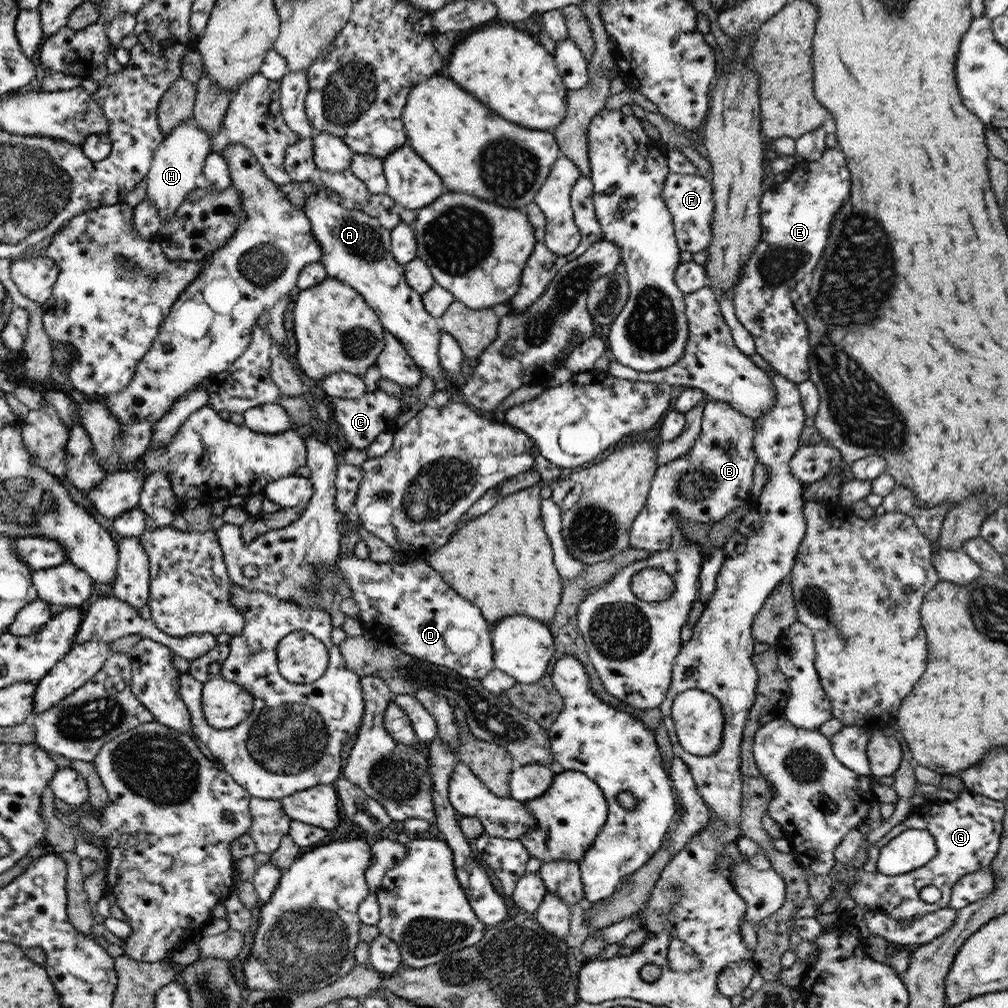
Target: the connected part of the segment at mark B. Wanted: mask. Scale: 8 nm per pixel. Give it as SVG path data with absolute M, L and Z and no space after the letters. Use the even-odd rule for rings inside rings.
M708 401L703 410L700 436L694 441L690 450L667 462L657 469L652 478L648 501L638 513L629 530L630 547L656 552L658 550L680 550L689 545L684 536L680 522L702 522L713 525L730 514L736 506L748 499L754 484L754 466L758 462L754 448L754 421L734 410L729 404Z

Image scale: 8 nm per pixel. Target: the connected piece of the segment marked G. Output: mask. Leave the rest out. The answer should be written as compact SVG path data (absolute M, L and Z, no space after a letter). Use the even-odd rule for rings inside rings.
M963 790L954 801L943 803L926 801L913 807L904 821L894 826L878 842L870 845L868 861L861 869L858 869L854 882L850 883L850 890L847 890L849 901L854 906L862 905L868 911L877 911L898 921L914 921L928 913L947 908L954 884L962 876L990 866L990 862L994 861L998 855L1004 817L1005 804L1003 801L992 800L969 790ZM910 829L928 831L936 842L938 853L932 861L926 862L925 866L907 874L897 876L881 874L877 870L880 851L892 838L896 838L901 832ZM926 886L935 886L942 892L942 898L933 905L927 905L920 898L920 891Z

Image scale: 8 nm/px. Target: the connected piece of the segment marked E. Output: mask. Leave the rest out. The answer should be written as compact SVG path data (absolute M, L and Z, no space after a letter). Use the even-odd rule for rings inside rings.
M827 148L822 158L818 161L814 161L814 164L796 164L796 170L792 176L788 176L788 180L785 180L783 183L778 184L778 188L774 190L772 187L763 191L762 198L760 199L760 210L761 210L761 237L760 242L756 245L756 248L753 250L753 253L750 255L748 262L743 264L743 267L740 269L739 275L737 276L737 281L733 286L733 303L735 308L735 315L737 319L742 323L742 326L746 327L746 330L750 333L750 336L754 339L756 353L770 364L770 366L776 370L780 375L784 376L788 381L794 382L796 385L804 381L808 381L808 353L809 353L809 330L807 329L807 324L805 320L798 315L794 307L794 291L796 284L800 282L804 276L810 275L814 270L814 267L817 265L819 258L822 256L822 251L825 249L826 243L829 239L829 232L832 221L834 220L834 215L838 214L839 210L843 207L845 200L850 196L850 171L847 165L846 157L841 152L840 148Z

